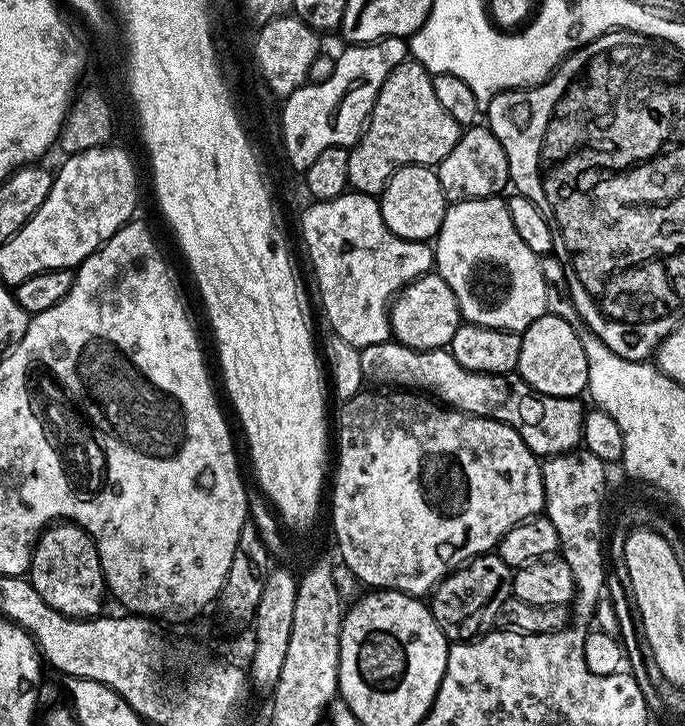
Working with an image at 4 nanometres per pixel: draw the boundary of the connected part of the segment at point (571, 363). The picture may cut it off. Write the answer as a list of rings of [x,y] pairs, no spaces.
[[[539,316],[522,334],[522,354],[516,372],[535,393],[579,397],[579,392],[583,393],[588,386],[588,367],[577,325],[557,316]]]

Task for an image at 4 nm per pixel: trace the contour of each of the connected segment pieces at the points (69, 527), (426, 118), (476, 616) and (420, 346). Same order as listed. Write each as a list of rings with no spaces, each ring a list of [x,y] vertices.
[[[57,522],[40,533],[32,549],[32,562],[28,565],[26,576],[34,590],[42,594],[42,599],[63,616],[90,620],[105,611],[106,585],[100,555],[96,543],[77,524]]]
[[[409,58],[392,71],[386,82],[382,82],[382,90],[378,90],[378,98],[374,102],[372,115],[368,118],[364,133],[348,153],[348,183],[355,191],[379,197],[389,178],[400,168],[406,167],[407,164],[436,166],[442,158],[446,158],[446,154],[450,154],[450,150],[454,150],[454,146],[460,140],[462,125],[454,122],[454,118],[450,118],[450,114],[446,114],[446,109],[439,104],[438,97],[434,95],[432,78],[433,73],[425,70],[418,61]]]
[[[498,554],[476,556],[444,577],[430,593],[430,607],[449,642],[477,640],[496,628],[496,619],[507,600],[513,599],[513,569]]]
[[[429,274],[419,276],[396,293],[390,305],[388,321],[397,344],[415,351],[434,351],[447,349],[450,338],[454,338],[454,330],[460,328],[462,317],[458,310],[458,298],[454,298],[454,290],[446,286],[439,274]]]

